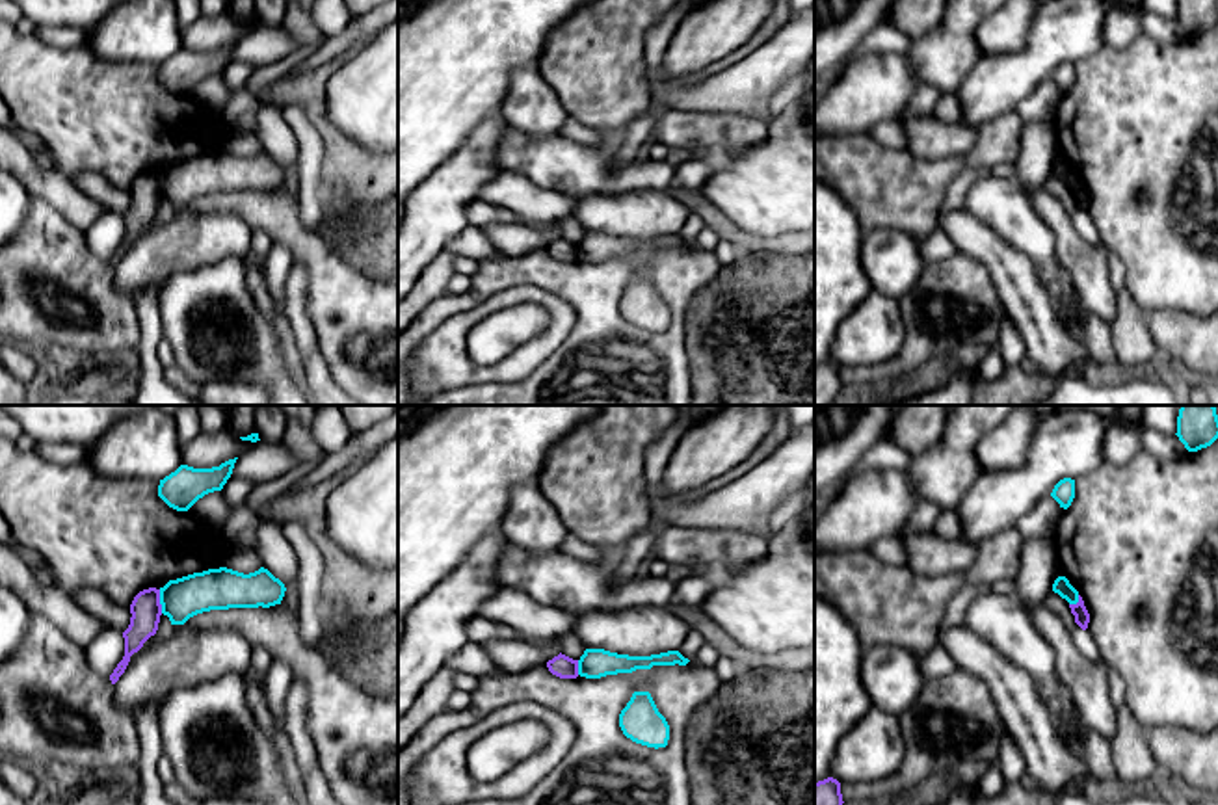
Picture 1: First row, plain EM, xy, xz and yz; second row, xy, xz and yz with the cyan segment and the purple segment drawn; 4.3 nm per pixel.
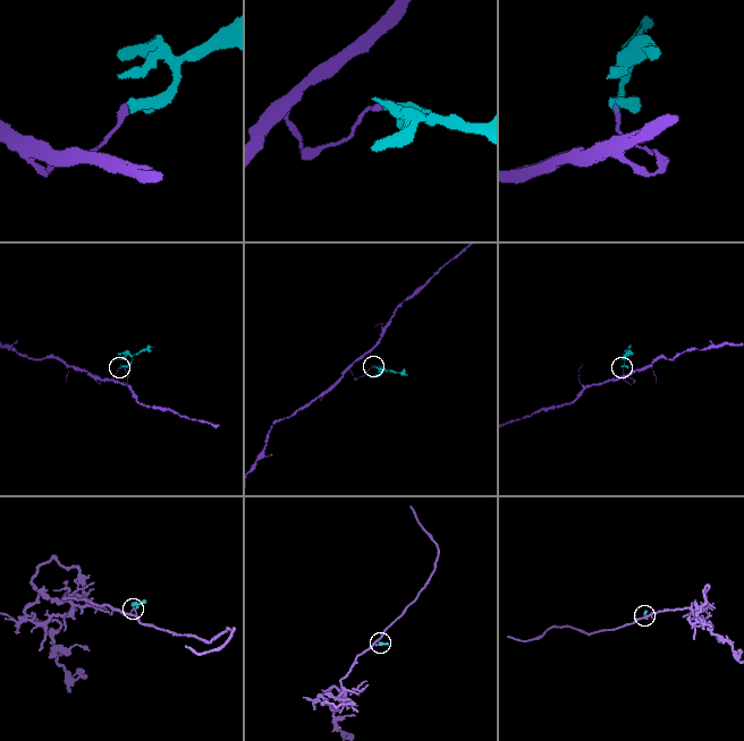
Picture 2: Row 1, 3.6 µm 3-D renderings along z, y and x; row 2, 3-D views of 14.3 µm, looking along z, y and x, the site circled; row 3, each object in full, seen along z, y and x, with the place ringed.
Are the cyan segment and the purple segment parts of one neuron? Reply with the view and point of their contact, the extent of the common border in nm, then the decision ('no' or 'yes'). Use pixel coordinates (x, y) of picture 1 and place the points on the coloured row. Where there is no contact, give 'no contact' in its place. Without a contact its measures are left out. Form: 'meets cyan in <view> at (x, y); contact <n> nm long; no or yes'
meets cyan in xy at (160, 601); contact 110 nm long; no

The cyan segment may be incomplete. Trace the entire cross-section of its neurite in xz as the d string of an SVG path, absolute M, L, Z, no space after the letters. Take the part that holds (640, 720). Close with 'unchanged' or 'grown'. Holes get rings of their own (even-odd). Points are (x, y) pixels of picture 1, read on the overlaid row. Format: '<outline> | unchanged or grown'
M649 692L632 693L619 714L619 727L627 738L647 747L666 747L669 740L669 725Z | unchanged

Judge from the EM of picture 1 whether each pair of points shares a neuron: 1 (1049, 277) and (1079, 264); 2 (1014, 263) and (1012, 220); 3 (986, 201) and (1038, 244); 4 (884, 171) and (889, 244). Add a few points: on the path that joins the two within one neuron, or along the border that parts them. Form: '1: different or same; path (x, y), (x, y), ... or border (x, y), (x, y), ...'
1: different; border (1051, 231), (1057, 261), (1085, 311)
2: different; border (980, 220), (1032, 263), (1040, 283)
3: same; path (999, 212), (1012, 225), (1025, 231)
4: different; border (867, 231), (904, 231), (921, 238)

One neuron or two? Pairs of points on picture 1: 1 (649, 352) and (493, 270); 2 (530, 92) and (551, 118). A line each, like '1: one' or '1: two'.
1: one
2: one

